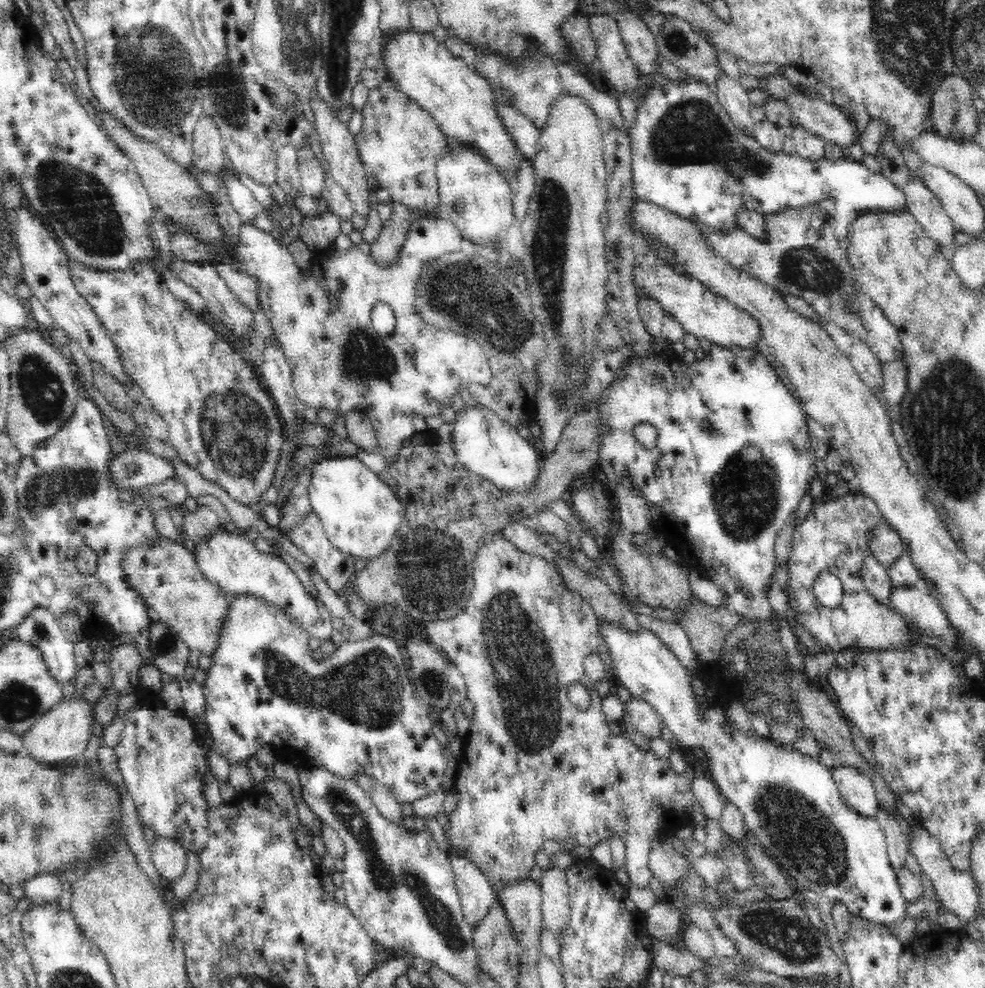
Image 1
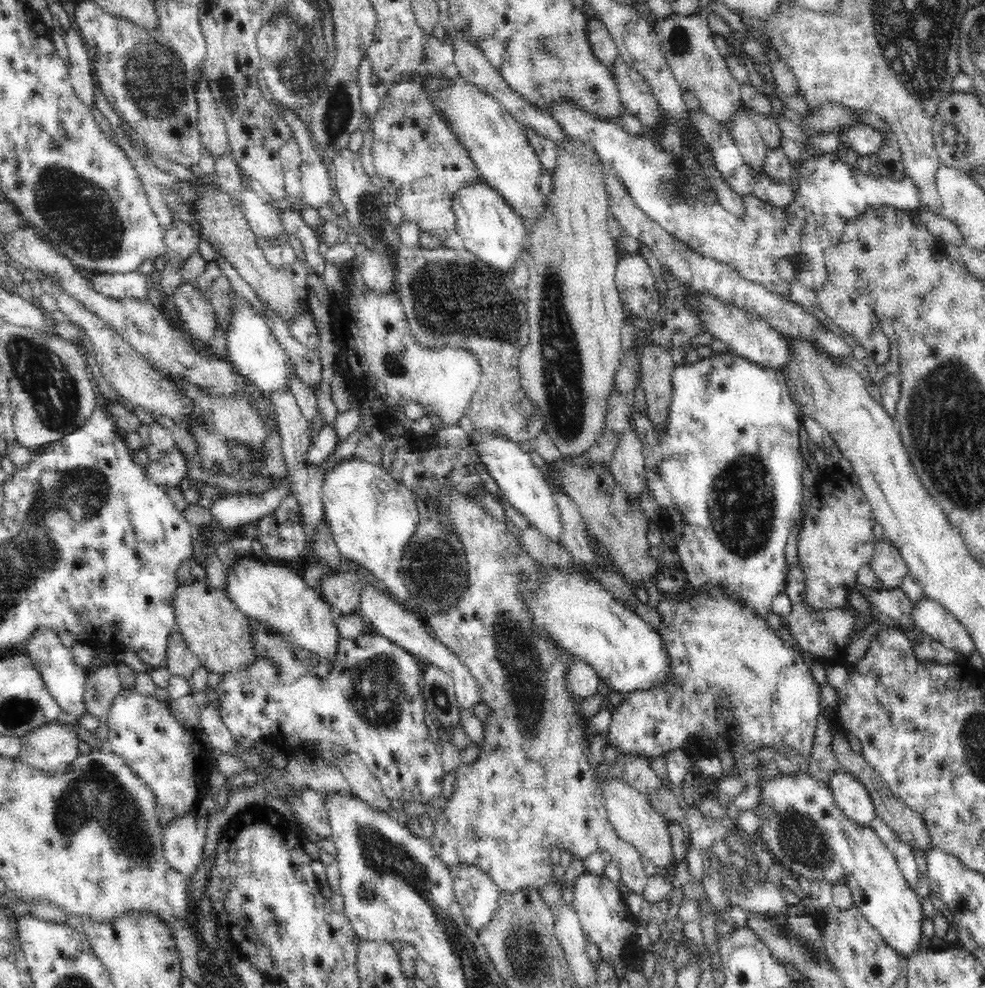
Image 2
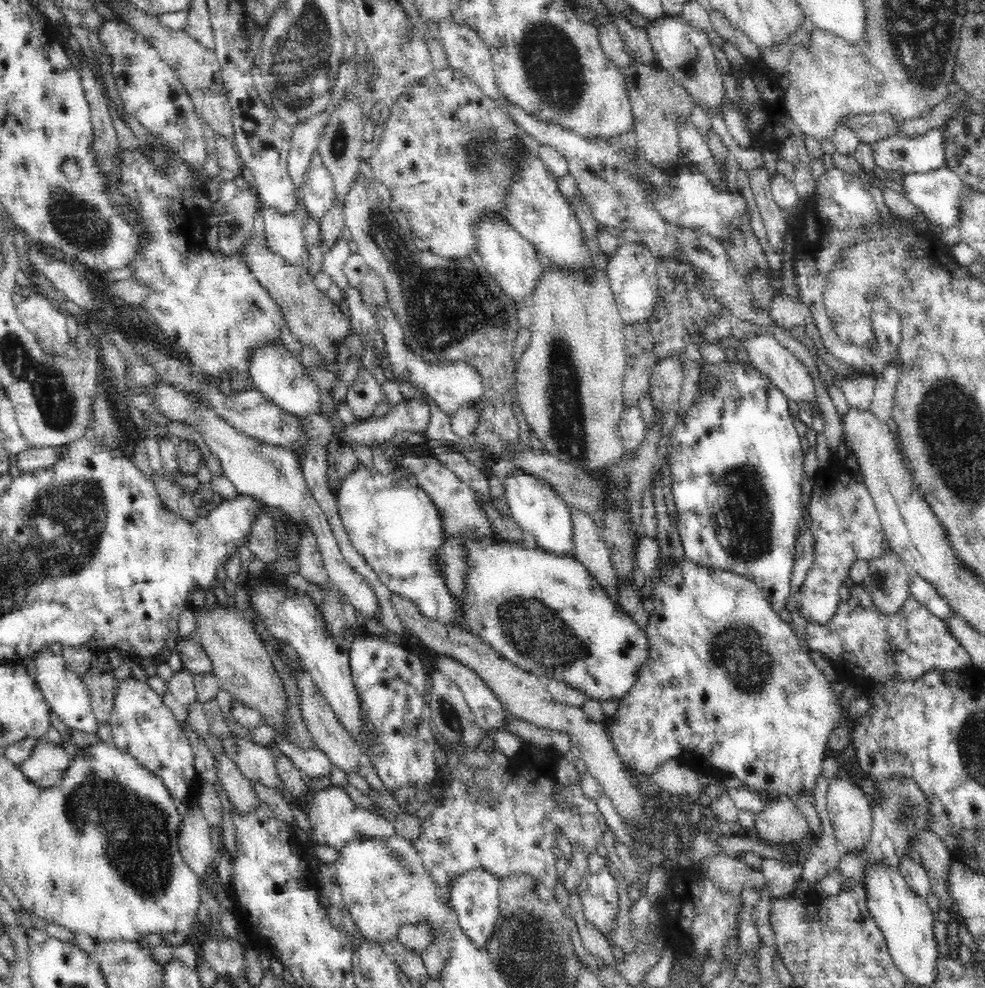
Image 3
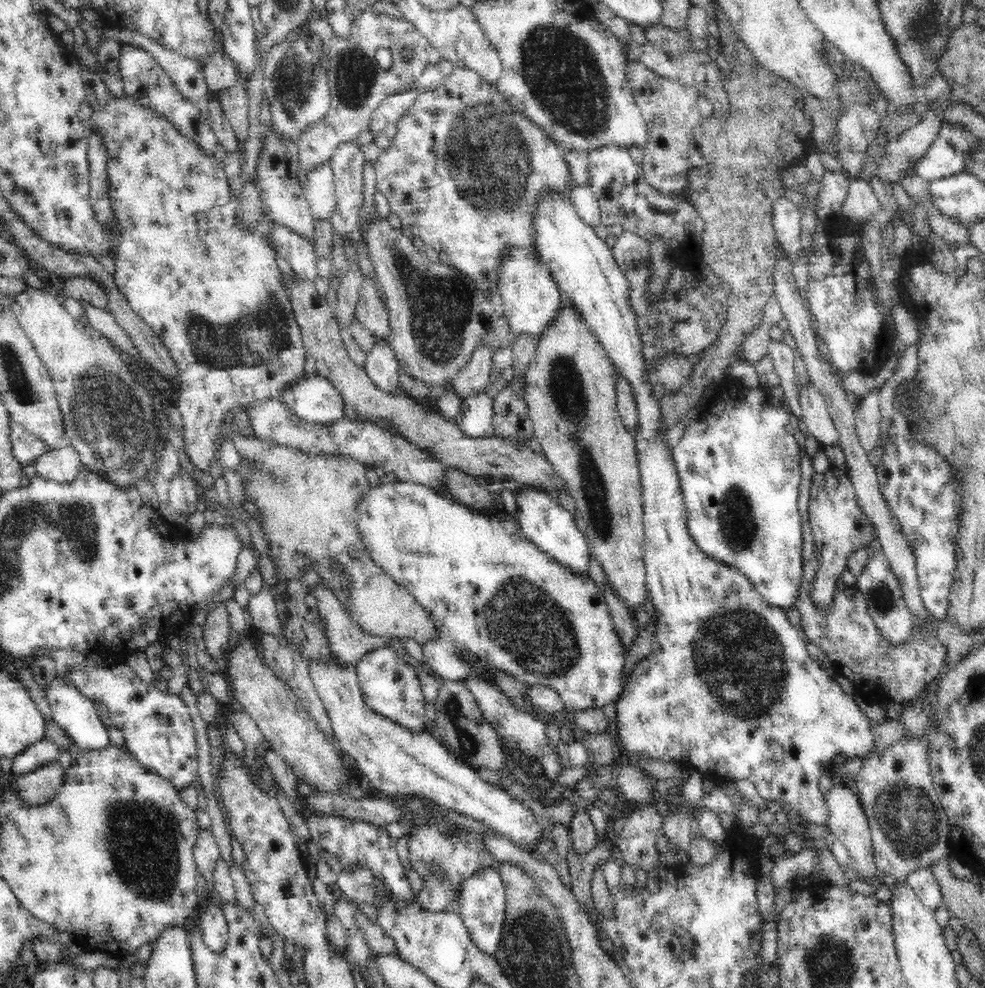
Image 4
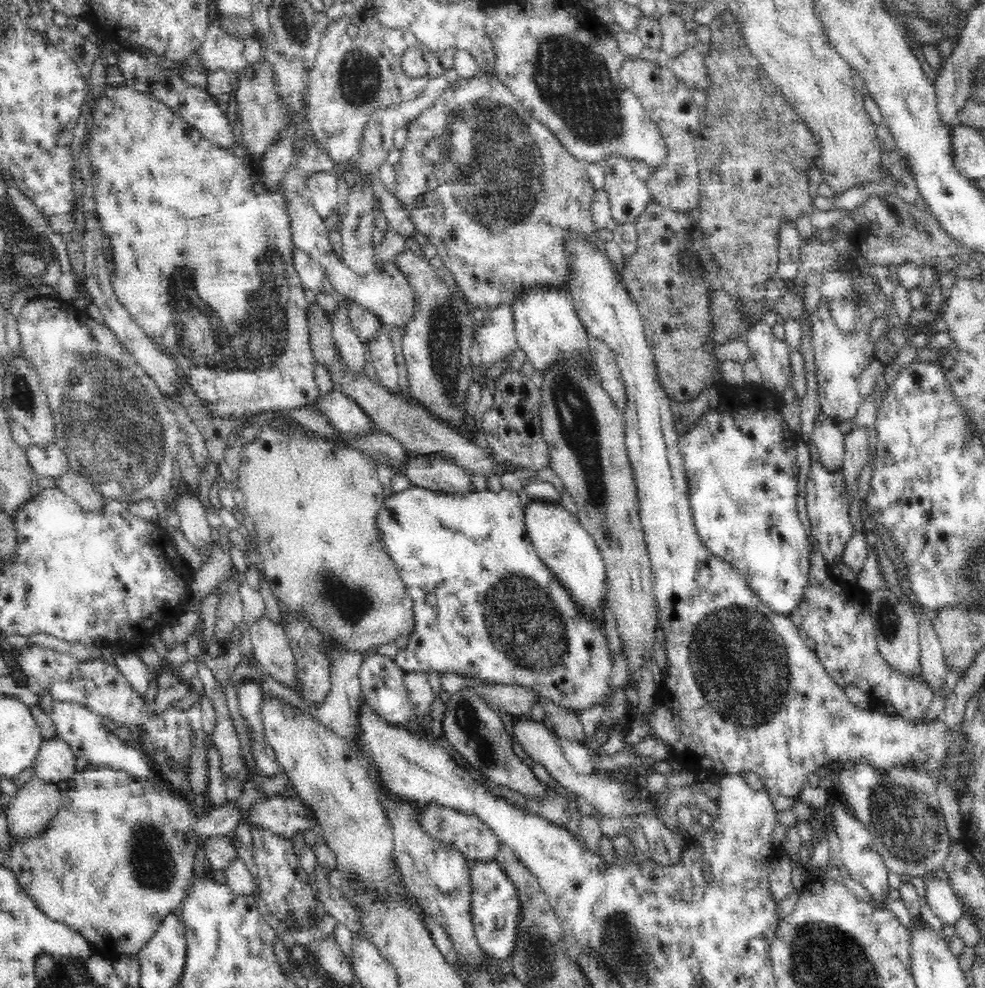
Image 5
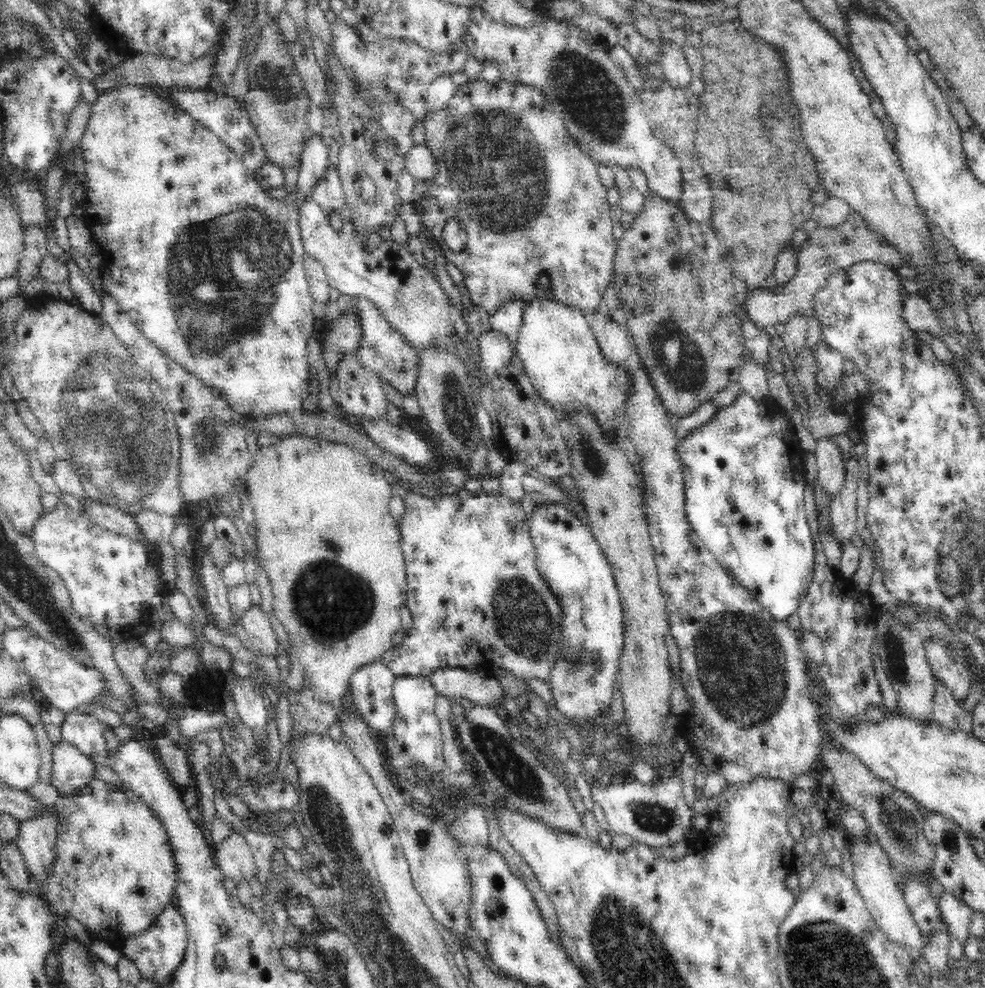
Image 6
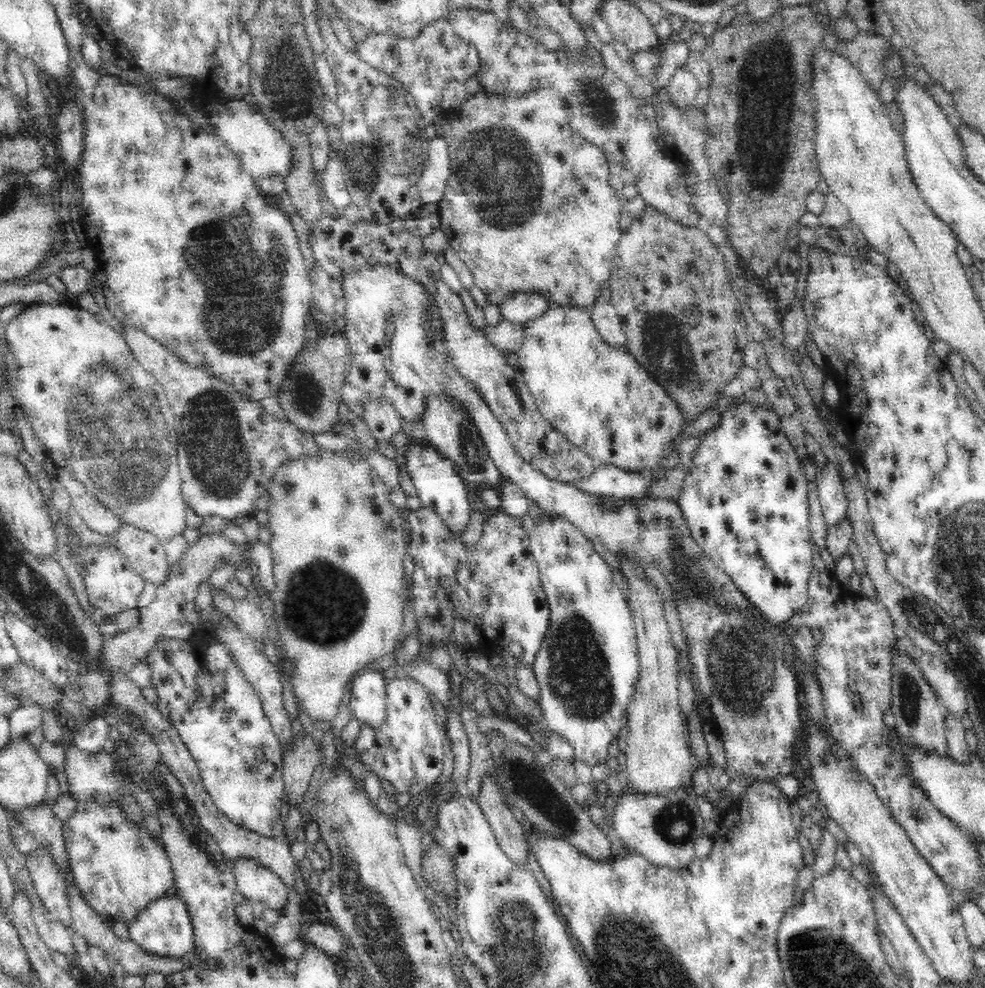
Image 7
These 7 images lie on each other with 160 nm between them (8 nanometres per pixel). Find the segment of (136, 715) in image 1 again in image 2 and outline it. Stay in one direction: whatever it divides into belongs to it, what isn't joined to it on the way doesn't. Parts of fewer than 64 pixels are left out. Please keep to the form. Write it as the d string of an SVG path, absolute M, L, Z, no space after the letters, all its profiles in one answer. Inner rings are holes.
M135 687L120 688L120 694L110 708L106 725L109 727L106 740L108 748L118 756L124 757L140 778L154 789L160 808L172 808L175 818L178 818L198 806L207 786L208 751L196 731L186 730L175 719L167 701L159 701L155 695L146 696Z

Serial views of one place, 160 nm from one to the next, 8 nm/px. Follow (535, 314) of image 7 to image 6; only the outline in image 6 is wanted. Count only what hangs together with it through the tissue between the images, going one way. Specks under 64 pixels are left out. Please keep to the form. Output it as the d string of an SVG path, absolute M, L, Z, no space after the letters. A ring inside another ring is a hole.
M524 299L502 304L490 316L490 330L510 335L510 339L516 342L524 318L524 308L528 308L528 301Z

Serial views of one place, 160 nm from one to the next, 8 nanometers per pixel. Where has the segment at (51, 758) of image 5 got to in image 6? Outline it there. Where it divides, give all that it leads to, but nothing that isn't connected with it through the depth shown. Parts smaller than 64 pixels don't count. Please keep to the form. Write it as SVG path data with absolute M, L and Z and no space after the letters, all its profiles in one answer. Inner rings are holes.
M64 740L53 746L52 762L50 784L57 788L61 797L78 795L82 788L96 779L96 764L90 755L85 755L78 747Z

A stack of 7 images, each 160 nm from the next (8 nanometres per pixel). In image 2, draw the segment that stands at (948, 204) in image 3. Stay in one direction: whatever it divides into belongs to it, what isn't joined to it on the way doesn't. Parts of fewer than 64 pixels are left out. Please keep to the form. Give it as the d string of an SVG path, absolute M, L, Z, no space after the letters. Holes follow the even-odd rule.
M856 170L858 190L862 193L862 202L867 208L874 205L886 205L907 211L918 211L922 206L922 195L918 185L910 176L904 175L900 180L890 180L884 176L875 177Z

